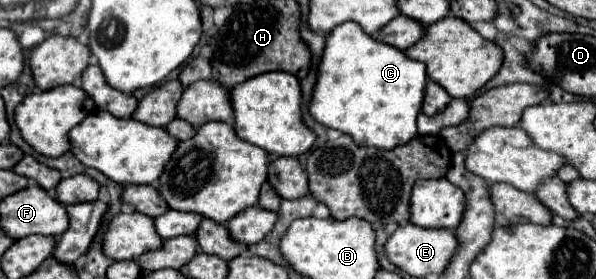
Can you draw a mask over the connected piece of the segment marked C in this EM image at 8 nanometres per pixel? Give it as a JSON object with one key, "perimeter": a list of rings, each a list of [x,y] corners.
{"perimeter":[[[354,21],[334,27],[324,43],[308,113],[328,129],[350,135],[358,145],[394,149],[412,141],[426,89],[426,65],[408,59],[400,49],[362,33]]]}

